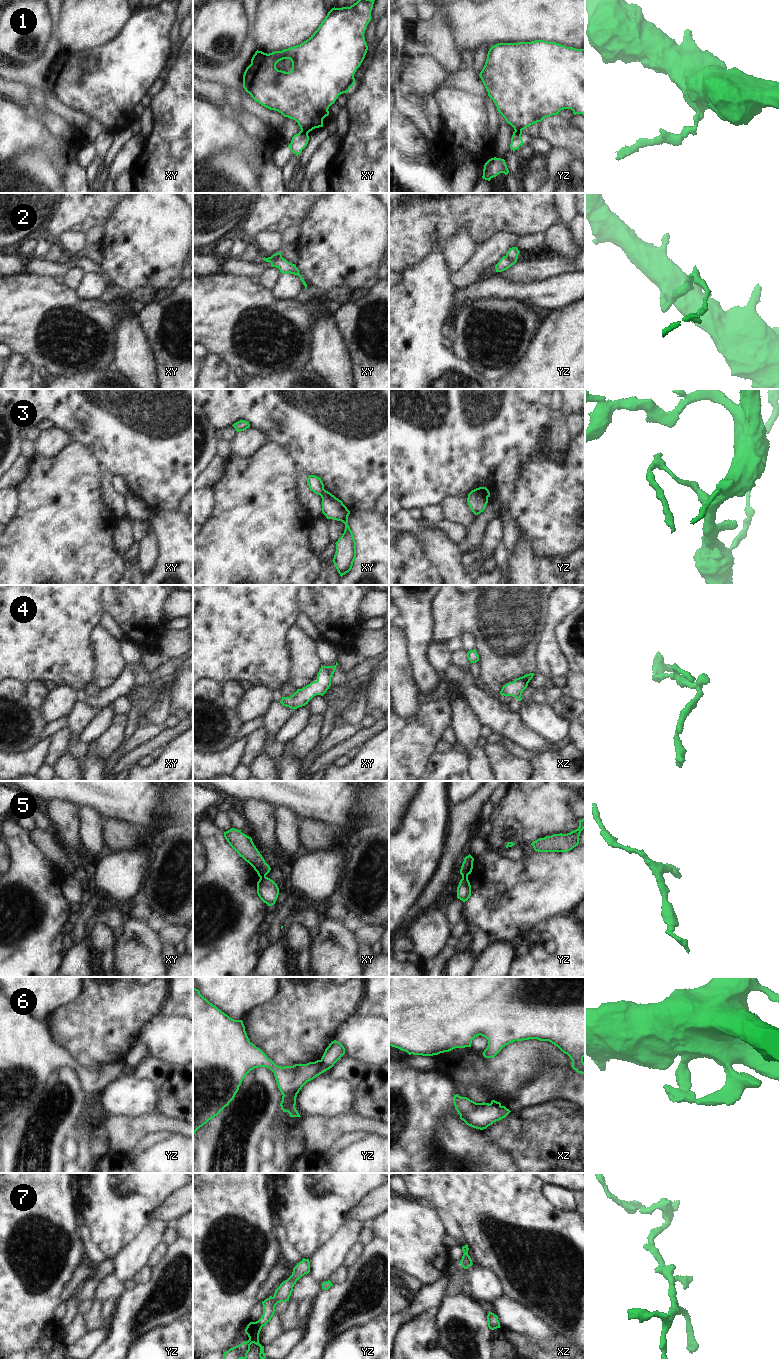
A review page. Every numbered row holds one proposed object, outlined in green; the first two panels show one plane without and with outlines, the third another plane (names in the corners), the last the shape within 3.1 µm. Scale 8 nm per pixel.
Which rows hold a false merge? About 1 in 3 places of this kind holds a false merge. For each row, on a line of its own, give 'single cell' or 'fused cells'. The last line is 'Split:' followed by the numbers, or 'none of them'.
1: fused cells
2: fused cells
3: fused cells
4: single cell
5: fused cells
6: fused cells
7: single cell
Split: 1, 2, 3, 5, 6

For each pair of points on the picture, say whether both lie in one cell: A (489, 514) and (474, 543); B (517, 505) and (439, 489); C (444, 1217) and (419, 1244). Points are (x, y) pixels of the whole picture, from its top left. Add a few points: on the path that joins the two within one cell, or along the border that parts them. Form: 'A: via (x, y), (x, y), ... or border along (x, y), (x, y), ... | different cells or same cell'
A: via (482, 521), (474, 536) | same cell
B: via (513, 481), (497, 465), (463, 465) | same cell
C: border along (435, 1209), (435, 1213), (446, 1233) | different cells

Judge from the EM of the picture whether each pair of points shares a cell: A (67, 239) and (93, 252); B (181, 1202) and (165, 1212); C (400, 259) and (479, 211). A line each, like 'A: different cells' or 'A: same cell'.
A: same cell
B: same cell
C: same cell

